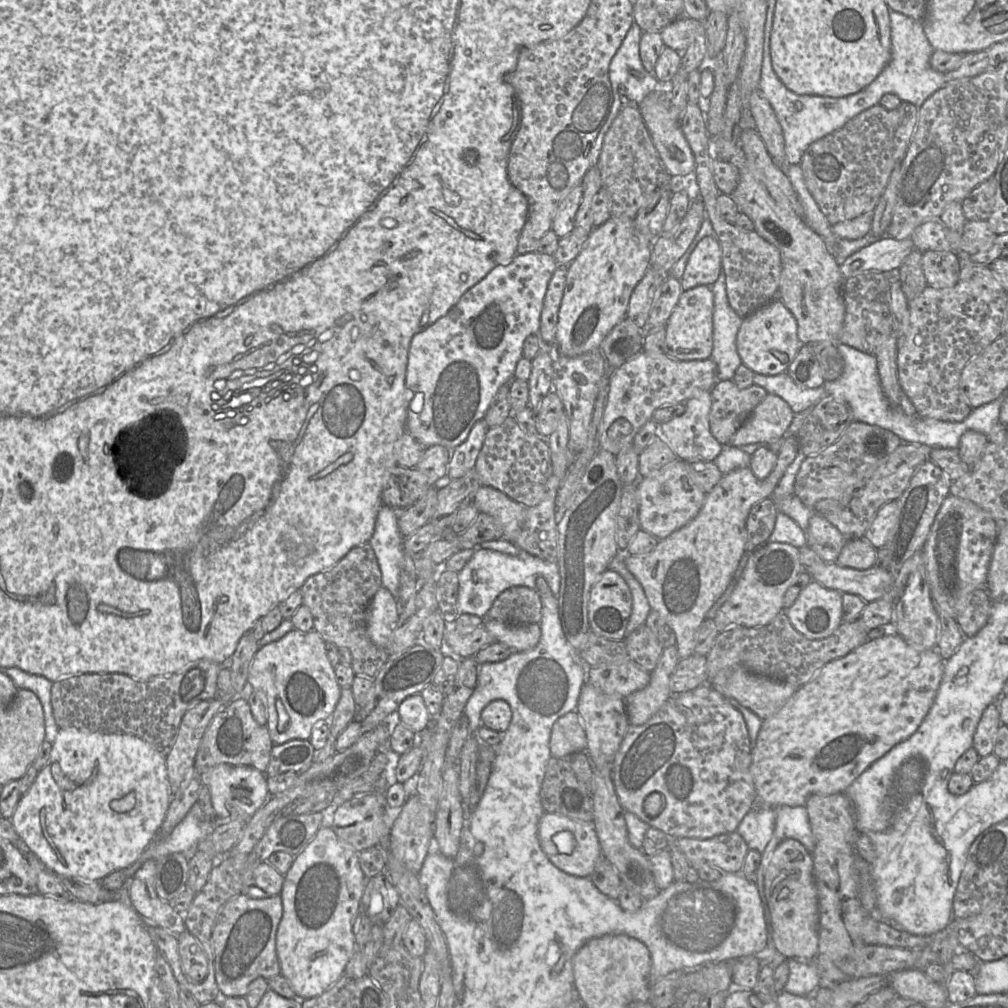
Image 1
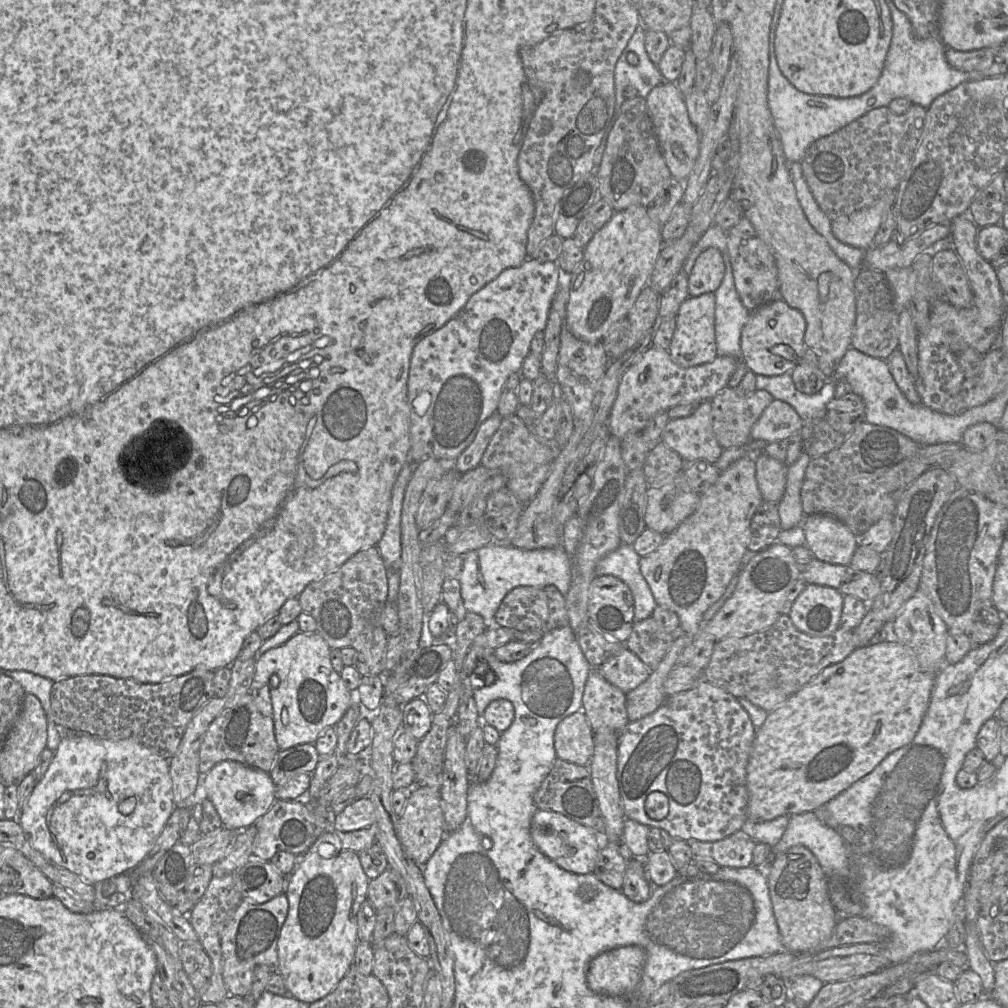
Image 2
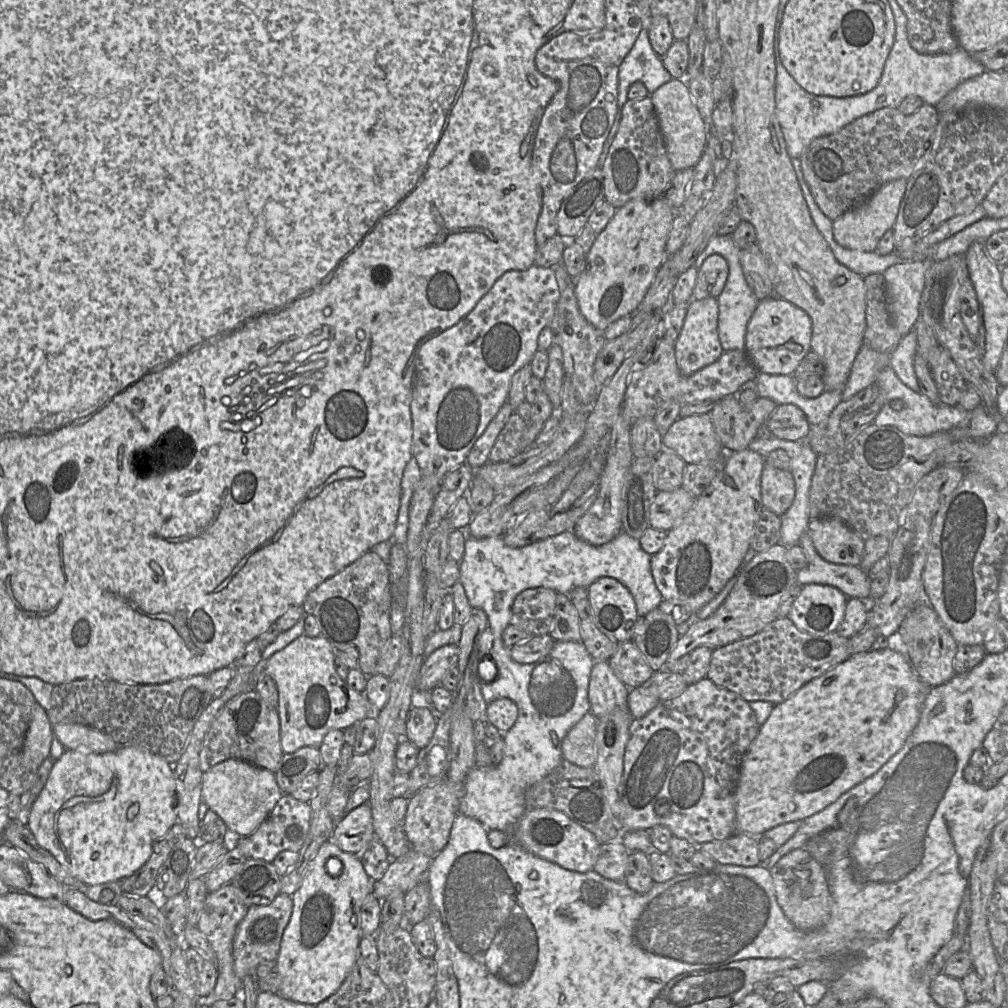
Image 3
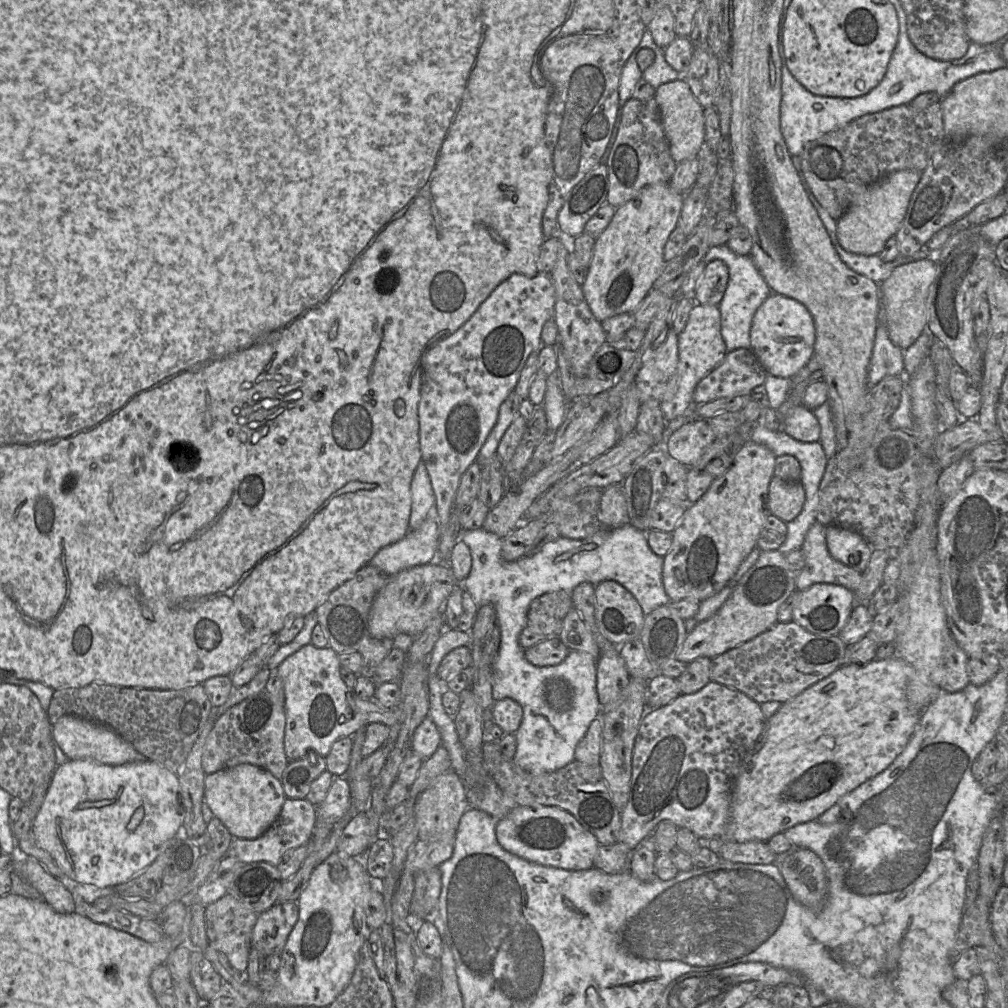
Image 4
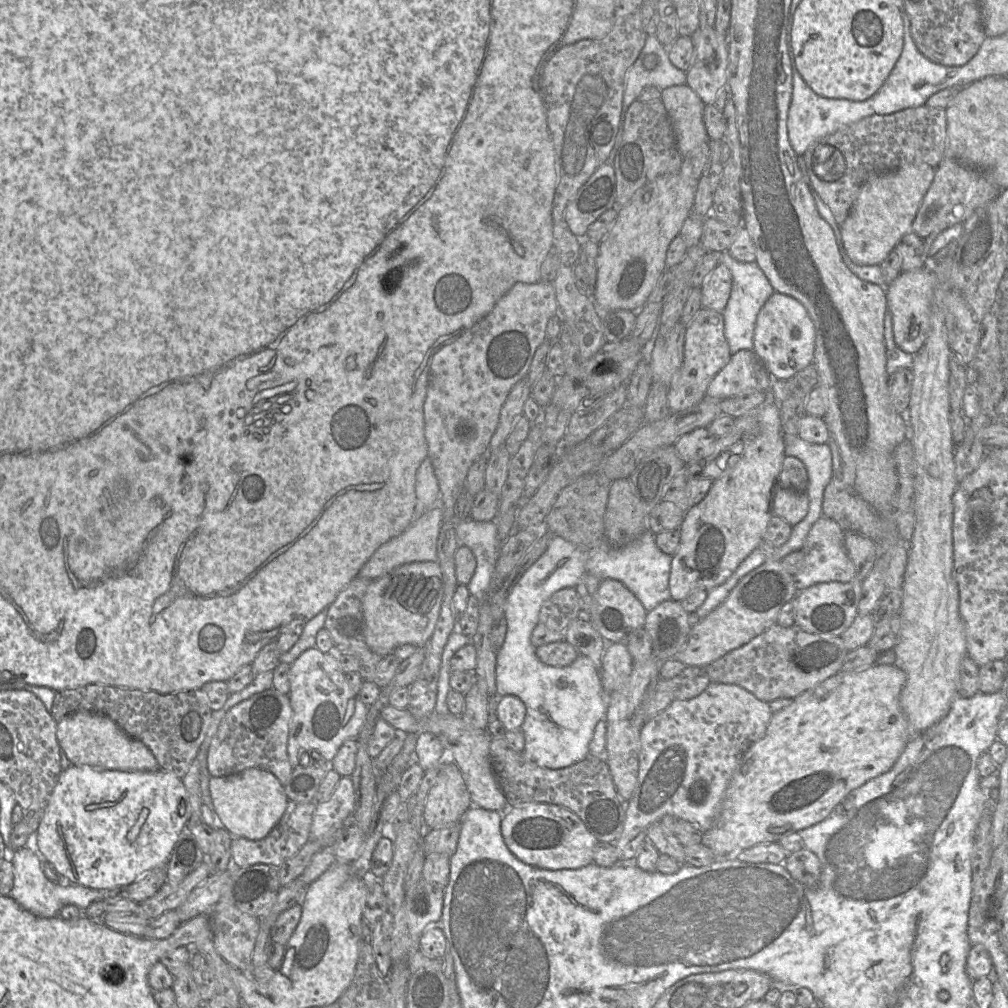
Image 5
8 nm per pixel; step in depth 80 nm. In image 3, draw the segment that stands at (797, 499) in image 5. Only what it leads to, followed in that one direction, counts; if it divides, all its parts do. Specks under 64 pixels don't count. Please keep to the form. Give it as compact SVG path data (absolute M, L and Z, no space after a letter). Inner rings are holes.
M765 461L760 486L763 507L779 517L792 505L795 482L790 471L775 468Z

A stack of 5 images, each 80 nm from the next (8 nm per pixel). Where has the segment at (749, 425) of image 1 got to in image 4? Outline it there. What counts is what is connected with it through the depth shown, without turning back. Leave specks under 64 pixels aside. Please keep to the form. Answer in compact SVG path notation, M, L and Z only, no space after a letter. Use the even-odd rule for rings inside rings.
M797 406L789 411L782 422L781 430L797 441L819 442L820 425L812 411L805 406Z

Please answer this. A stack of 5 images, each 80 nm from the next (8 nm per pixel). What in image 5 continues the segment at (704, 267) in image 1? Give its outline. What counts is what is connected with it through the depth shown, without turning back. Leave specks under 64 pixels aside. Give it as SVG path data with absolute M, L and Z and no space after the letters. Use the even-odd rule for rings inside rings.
M719 263L700 288L703 307L723 313L732 290L732 274L729 268Z

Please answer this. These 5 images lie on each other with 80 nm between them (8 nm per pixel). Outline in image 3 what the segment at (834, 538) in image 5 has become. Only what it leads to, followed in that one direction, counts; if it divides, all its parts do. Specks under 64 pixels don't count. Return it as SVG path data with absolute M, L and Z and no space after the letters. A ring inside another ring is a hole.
M805 533L800 542L807 564L797 572L797 582L830 585L839 589L847 598L870 600L871 579L859 566L834 564L824 560L815 549L809 534Z

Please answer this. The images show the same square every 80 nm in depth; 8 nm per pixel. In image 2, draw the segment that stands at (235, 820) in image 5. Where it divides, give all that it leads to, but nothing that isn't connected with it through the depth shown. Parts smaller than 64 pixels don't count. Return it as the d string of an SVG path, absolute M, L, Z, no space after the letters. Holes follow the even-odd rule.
M232 760L222 761L212 767L202 777L202 786L202 799L208 798L218 812L223 826L236 833L254 825L277 800L276 785L269 773Z

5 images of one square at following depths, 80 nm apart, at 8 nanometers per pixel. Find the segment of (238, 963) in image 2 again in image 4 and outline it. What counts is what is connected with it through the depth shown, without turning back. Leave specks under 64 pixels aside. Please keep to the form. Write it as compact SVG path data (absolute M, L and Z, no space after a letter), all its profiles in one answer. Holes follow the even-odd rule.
M297 902L276 903L257 917L251 936L251 949L265 956L281 955L299 916Z

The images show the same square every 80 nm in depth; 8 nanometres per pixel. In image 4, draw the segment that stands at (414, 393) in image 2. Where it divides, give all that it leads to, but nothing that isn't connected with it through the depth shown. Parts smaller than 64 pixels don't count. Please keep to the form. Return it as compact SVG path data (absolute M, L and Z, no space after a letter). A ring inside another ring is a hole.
M538 272L532 277L512 274L493 290L463 326L438 341L423 356L418 407L419 448L432 485L440 525L449 521L461 477L478 459L497 422L499 407L514 390L529 355L545 345L541 341L541 331L544 323L553 318L554 307L555 287L551 274Z

